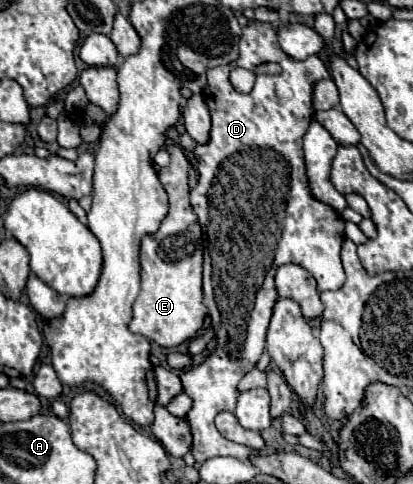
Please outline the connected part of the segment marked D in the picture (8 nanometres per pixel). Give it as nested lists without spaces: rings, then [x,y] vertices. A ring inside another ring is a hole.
[[[249,21],[247,27],[243,27],[243,35],[241,35],[241,41],[239,41],[239,59],[229,63],[229,65],[219,65],[219,67],[213,67],[209,69],[207,73],[207,85],[203,89],[203,97],[205,97],[205,103],[209,105],[209,111],[211,111],[211,133],[209,133],[209,141],[205,145],[197,145],[193,149],[195,153],[195,159],[197,159],[197,171],[199,171],[199,181],[195,185],[195,189],[191,191],[191,205],[193,205],[193,211],[197,213],[199,217],[199,225],[205,233],[205,239],[207,239],[207,247],[205,247],[205,263],[203,263],[203,293],[205,293],[205,305],[209,309],[209,315],[211,315],[211,321],[213,321],[213,327],[217,331],[217,349],[199,365],[199,367],[189,367],[181,373],[181,381],[183,381],[183,387],[185,387],[185,393],[193,399],[193,407],[191,411],[187,413],[187,421],[191,425],[191,433],[193,433],[193,455],[197,459],[197,463],[203,463],[205,459],[211,459],[211,457],[217,457],[217,455],[231,455],[235,459],[241,459],[241,461],[247,461],[247,457],[255,451],[249,451],[247,447],[243,445],[237,445],[225,437],[221,437],[221,433],[217,431],[213,419],[217,413],[221,411],[233,411],[235,409],[235,401],[237,401],[237,383],[241,381],[241,377],[245,373],[249,373],[255,363],[259,361],[263,349],[265,349],[265,337],[267,337],[267,329],[269,329],[269,317],[273,315],[273,305],[277,303],[277,289],[275,289],[275,283],[273,283],[273,277],[275,277],[275,271],[279,265],[285,265],[285,263],[297,263],[301,267],[305,267],[315,279],[317,279],[317,289],[319,291],[329,291],[329,289],[339,289],[343,283],[345,283],[345,271],[343,271],[343,265],[341,265],[341,245],[345,238],[345,221],[331,205],[315,199],[311,195],[311,189],[309,189],[309,181],[307,181],[307,175],[305,175],[305,159],[303,159],[303,137],[305,137],[305,129],[309,127],[311,123],[311,117],[315,115],[315,109],[313,109],[313,89],[315,89],[315,83],[321,81],[321,79],[327,79],[329,77],[329,69],[325,65],[325,59],[321,55],[313,55],[313,57],[307,57],[305,61],[293,61],[291,57],[285,57],[285,53],[281,53],[281,49],[277,49],[277,29],[275,25],[271,23],[261,23],[261,21]],[[265,61],[275,61],[283,67],[283,71],[279,75],[261,75],[257,73],[257,79],[255,79],[255,87],[249,95],[241,95],[237,93],[231,83],[229,83],[229,71],[233,67],[243,67],[243,69],[255,69],[259,63],[265,63]]]

